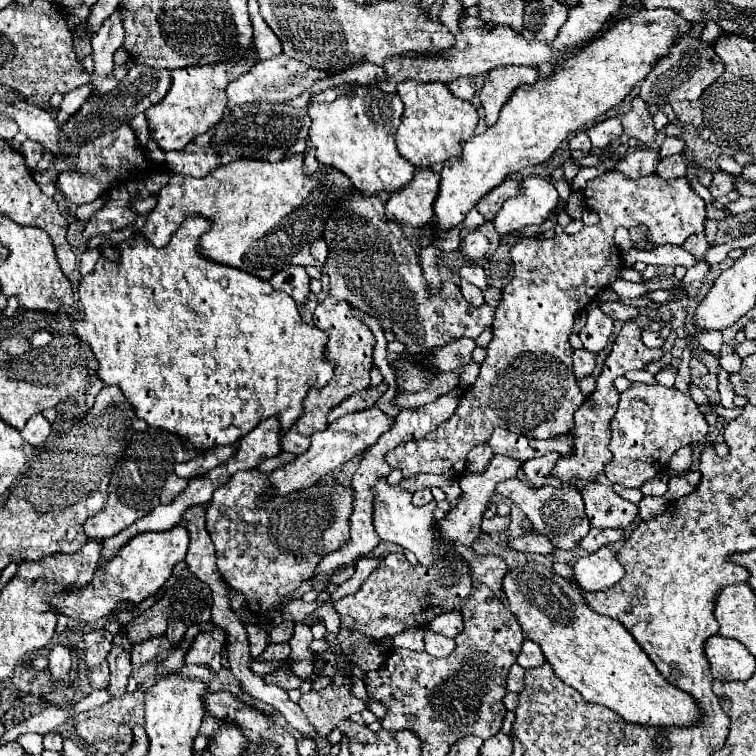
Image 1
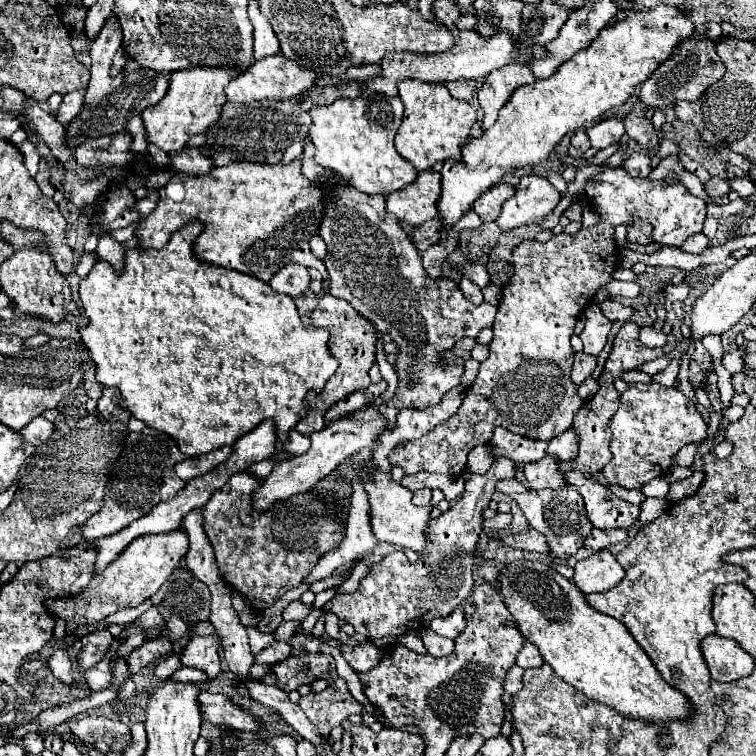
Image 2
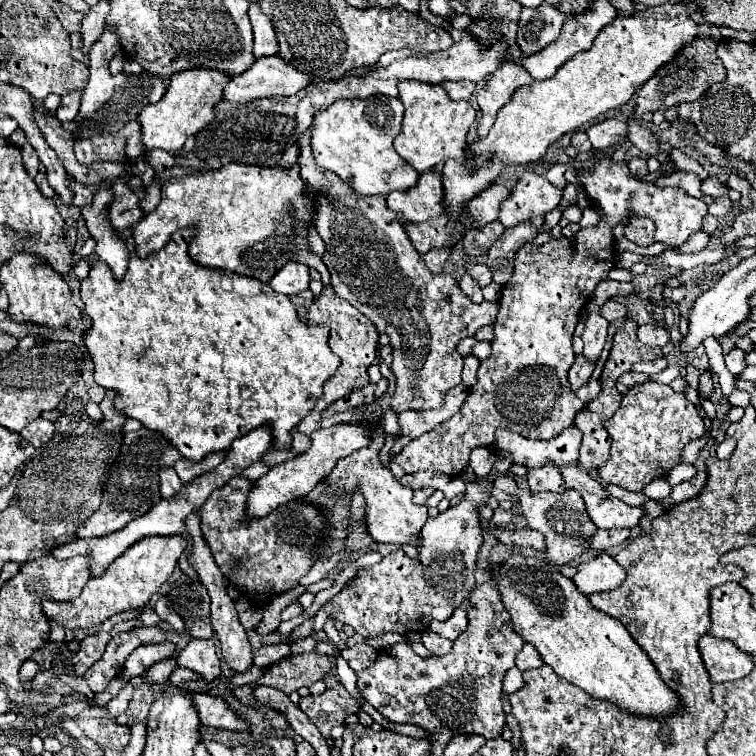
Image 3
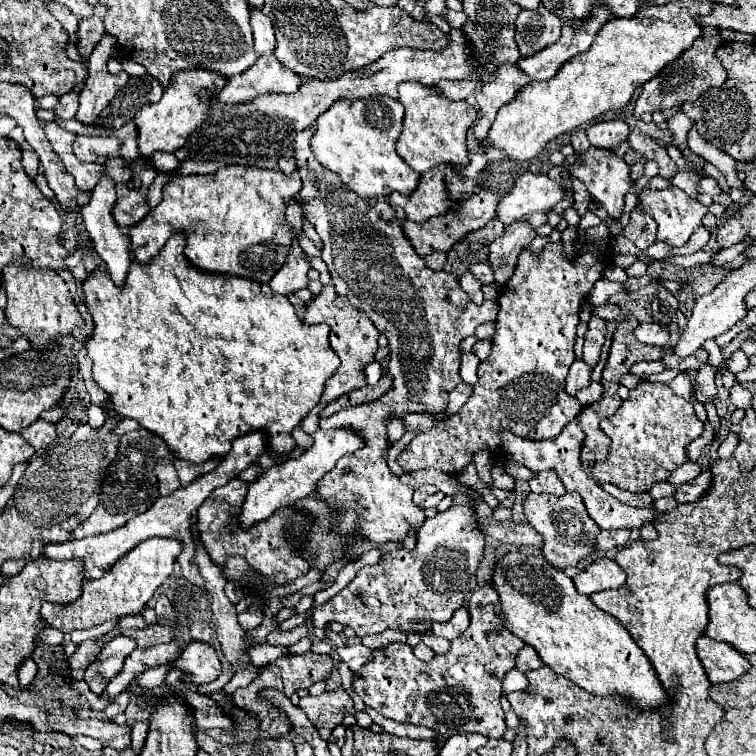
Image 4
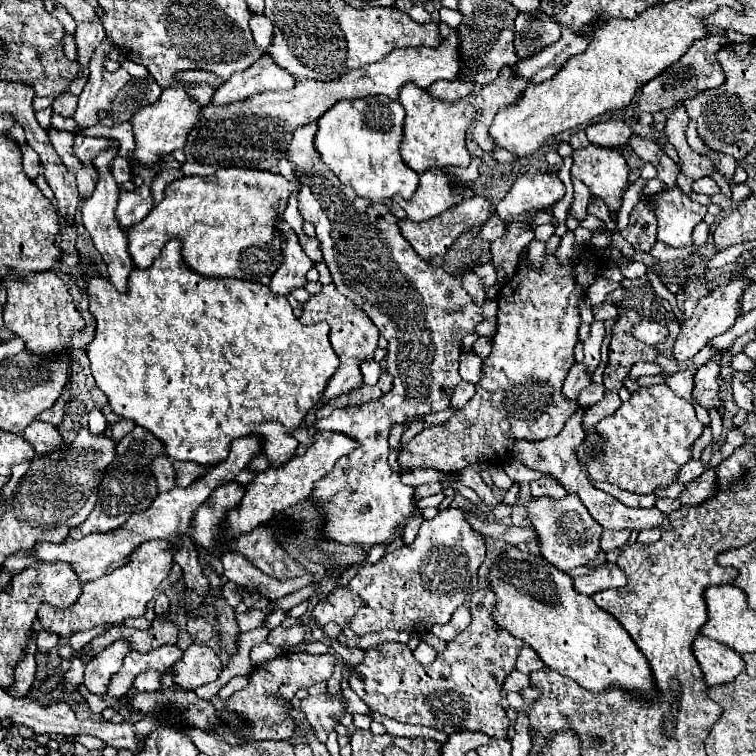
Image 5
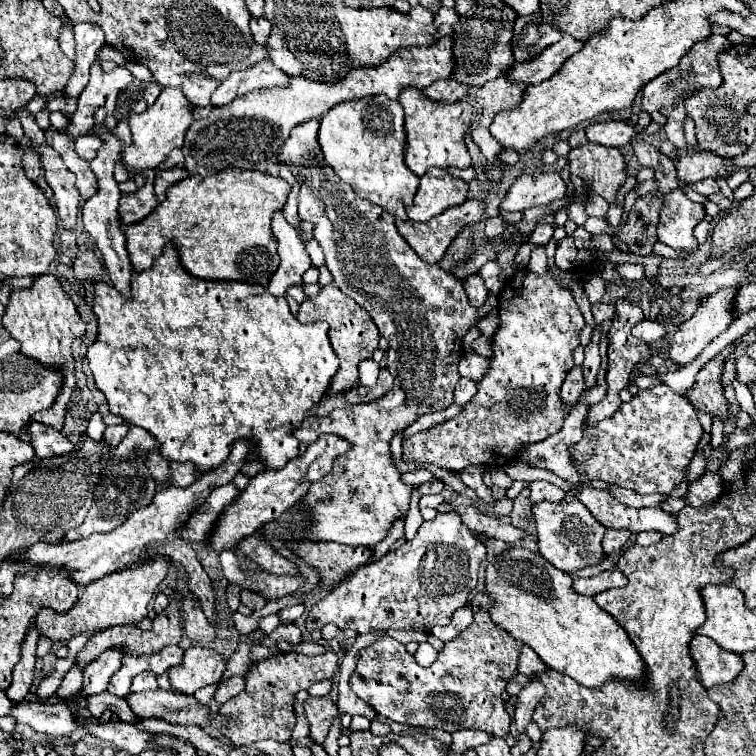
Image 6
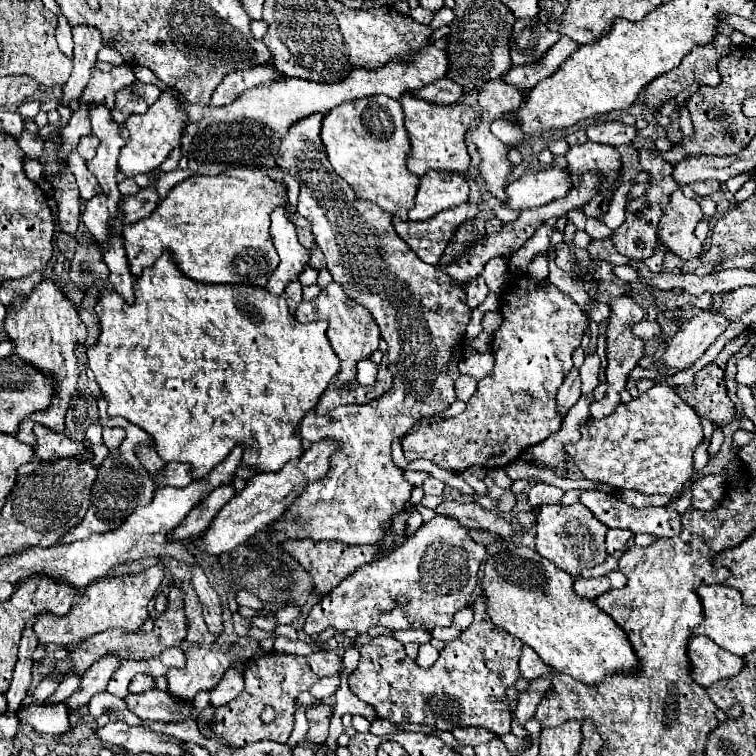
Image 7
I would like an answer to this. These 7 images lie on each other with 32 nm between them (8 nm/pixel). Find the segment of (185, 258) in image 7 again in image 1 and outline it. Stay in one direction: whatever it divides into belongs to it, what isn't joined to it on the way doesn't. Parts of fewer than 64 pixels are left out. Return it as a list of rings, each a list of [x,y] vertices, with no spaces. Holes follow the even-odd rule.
[[[302,154],[294,156],[290,160],[280,162],[266,162],[266,160],[236,160],[226,166],[220,166],[218,170],[212,170],[204,178],[186,178],[176,176],[170,180],[168,186],[160,190],[156,208],[148,214],[146,224],[138,230],[148,244],[166,246],[170,240],[170,234],[180,228],[180,224],[190,216],[204,216],[212,222],[210,230],[200,238],[198,252],[218,264],[226,264],[238,270],[244,270],[248,274],[254,274],[262,280],[270,280],[278,270],[290,264],[302,264],[302,266],[316,266],[318,262],[310,254],[310,242],[322,236],[322,218],[318,214],[330,212],[334,208],[332,204],[342,198],[342,194],[354,192],[350,178],[346,178],[342,172],[334,168],[322,168],[322,172],[314,174],[312,178],[304,174],[304,162]]]

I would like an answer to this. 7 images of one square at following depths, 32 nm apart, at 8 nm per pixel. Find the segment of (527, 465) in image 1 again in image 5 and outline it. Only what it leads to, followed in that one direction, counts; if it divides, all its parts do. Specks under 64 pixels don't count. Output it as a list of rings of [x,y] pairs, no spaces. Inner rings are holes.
[[[544,476],[544,478],[536,480],[536,482],[530,482],[530,488],[532,488],[532,498],[542,498],[542,496],[546,496],[546,498],[560,500],[560,498],[564,498],[564,496],[568,494],[568,492],[566,492],[554,478],[550,478],[550,476]]]

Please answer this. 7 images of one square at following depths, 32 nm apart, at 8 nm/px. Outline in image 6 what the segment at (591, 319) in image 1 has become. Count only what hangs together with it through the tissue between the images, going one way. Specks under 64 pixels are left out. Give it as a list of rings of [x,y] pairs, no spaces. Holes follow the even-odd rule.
[[[600,328],[594,330],[590,344],[584,348],[586,350],[586,360],[582,364],[582,376],[584,376],[584,390],[596,386],[596,374],[600,368],[600,356],[598,356],[598,340],[600,340]]]

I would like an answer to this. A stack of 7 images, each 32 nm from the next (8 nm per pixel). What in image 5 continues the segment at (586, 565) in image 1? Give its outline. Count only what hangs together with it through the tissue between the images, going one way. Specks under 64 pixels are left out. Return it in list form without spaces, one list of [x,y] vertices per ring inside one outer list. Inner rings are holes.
[[[616,564],[598,566],[594,574],[590,576],[578,576],[574,578],[574,590],[586,596],[594,596],[596,592],[608,590],[608,588],[622,588],[626,586],[626,576]]]

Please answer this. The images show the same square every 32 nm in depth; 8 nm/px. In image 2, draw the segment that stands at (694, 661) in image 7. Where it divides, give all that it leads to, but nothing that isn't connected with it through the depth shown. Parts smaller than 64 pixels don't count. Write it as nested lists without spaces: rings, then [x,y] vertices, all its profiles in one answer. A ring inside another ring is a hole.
[[[706,636],[700,642],[700,648],[712,680],[734,682],[750,676],[754,670],[754,658],[746,650],[736,646],[734,640],[720,636]]]

